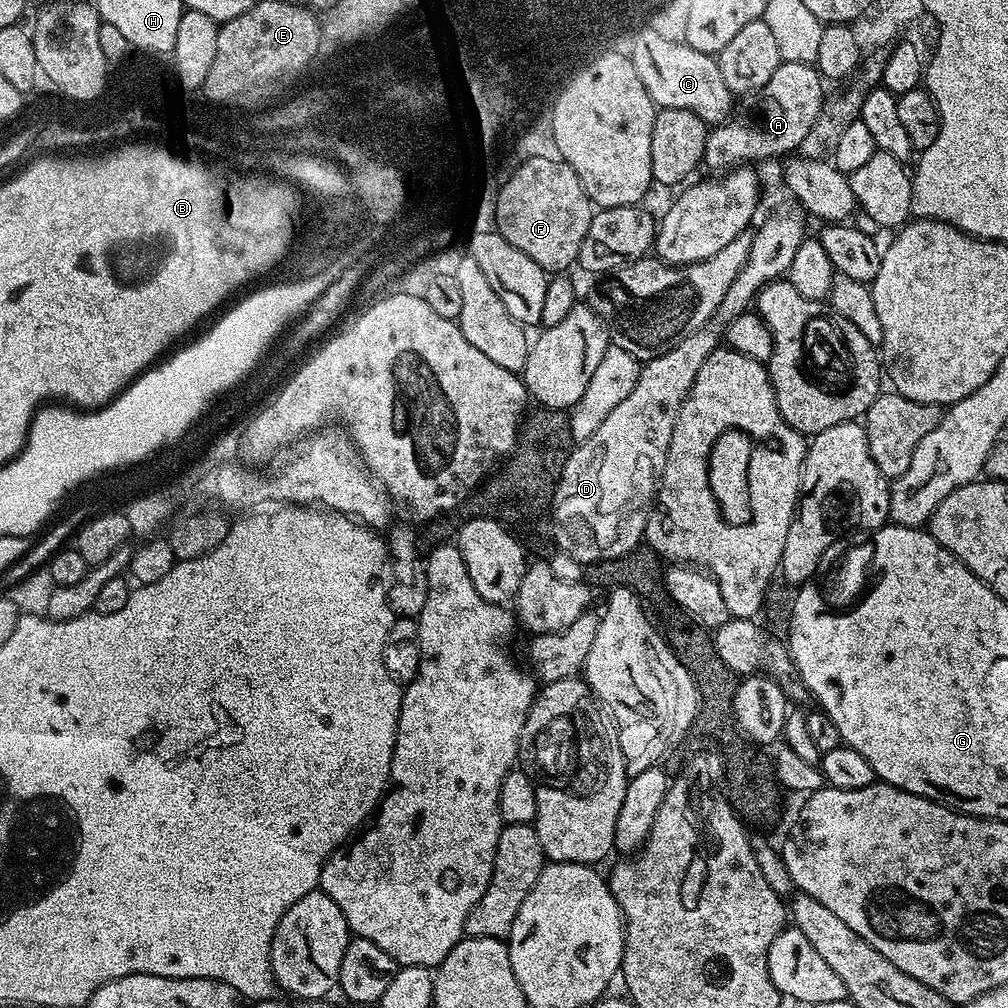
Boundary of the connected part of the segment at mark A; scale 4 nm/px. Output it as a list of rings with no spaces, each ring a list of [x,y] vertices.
[[[783,61],[774,70],[774,78],[755,93],[753,100],[756,101],[745,112],[737,111],[709,131],[703,167],[712,171],[709,173],[723,174],[756,162],[752,160],[772,160],[775,156],[795,153],[822,110],[826,99],[824,87],[826,81],[813,65]]]

